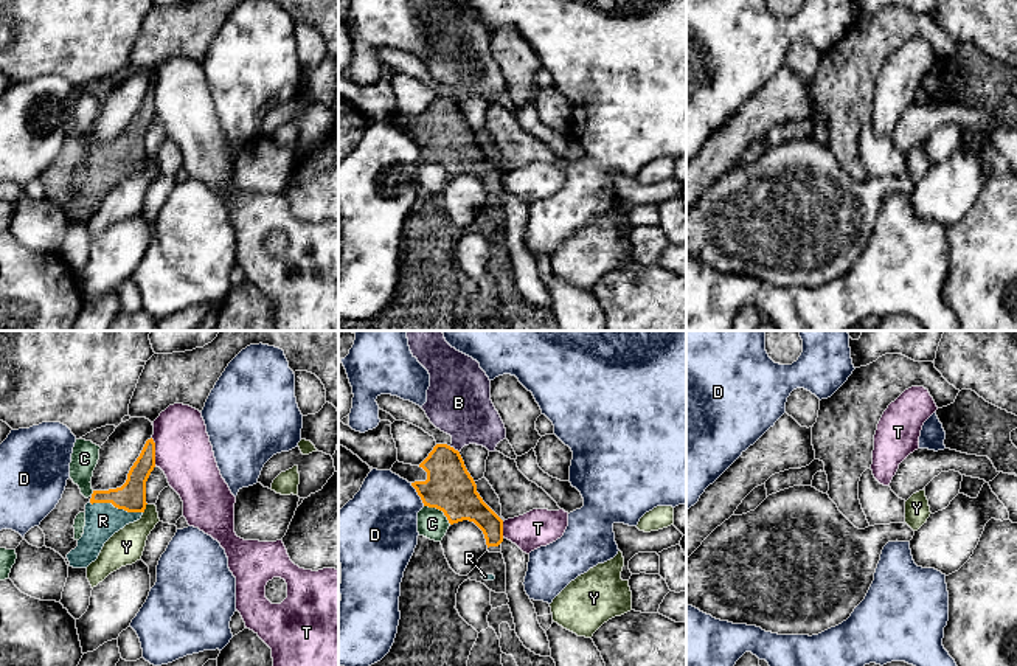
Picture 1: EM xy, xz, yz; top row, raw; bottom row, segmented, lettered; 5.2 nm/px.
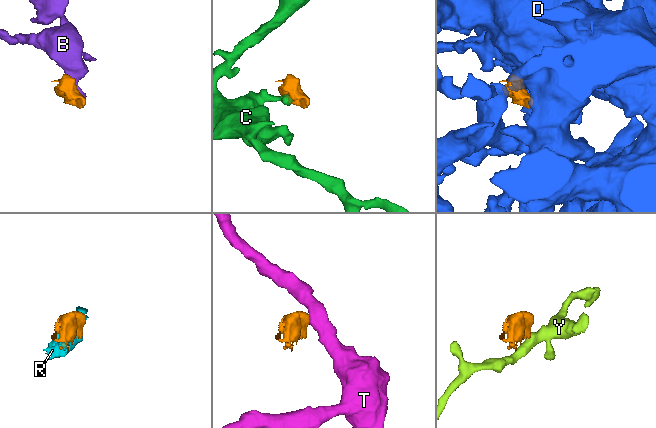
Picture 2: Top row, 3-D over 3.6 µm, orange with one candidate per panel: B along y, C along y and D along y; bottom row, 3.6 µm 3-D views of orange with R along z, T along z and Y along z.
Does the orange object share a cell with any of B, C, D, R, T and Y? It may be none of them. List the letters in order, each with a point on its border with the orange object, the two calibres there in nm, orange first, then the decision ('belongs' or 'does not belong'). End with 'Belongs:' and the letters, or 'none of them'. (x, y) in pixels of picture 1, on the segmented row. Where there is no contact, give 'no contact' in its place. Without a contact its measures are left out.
B: meets orange in xz at (452, 447); 260 nm thick on the orange side, 340 nm on the other; does not belong
C: meets orange in xz at (440, 509); 260 nm thick on the orange side, 160 nm on the other; does not belong
D: meets orange in xz at (418, 494); 260 nm thick on the orange side, 380 nm on the other; does not belong
R: meets orange in xy at (117, 506); 150 nm thick on the orange side, 180 nm on the other; belongs
T: meets orange in xy at (154, 452); 140 nm thick on the orange side, 300 nm on the other; does not belong
Y: meets orange in xy at (145, 508); 150 nm thick on the orange side, 180 nm on the other; does not belong
Belongs: R

